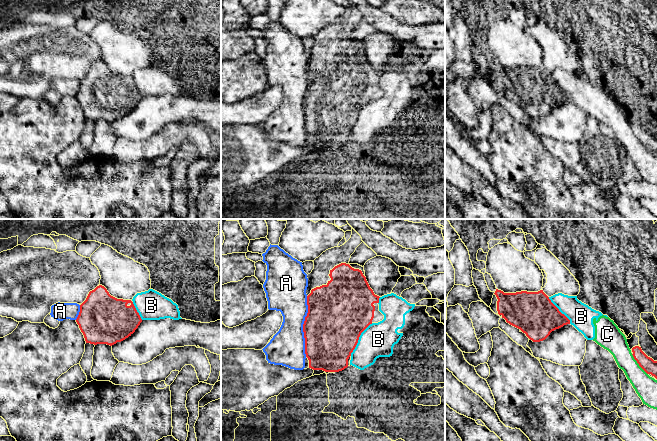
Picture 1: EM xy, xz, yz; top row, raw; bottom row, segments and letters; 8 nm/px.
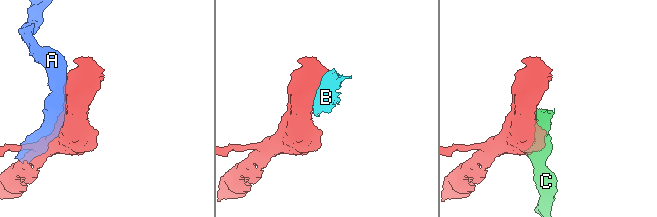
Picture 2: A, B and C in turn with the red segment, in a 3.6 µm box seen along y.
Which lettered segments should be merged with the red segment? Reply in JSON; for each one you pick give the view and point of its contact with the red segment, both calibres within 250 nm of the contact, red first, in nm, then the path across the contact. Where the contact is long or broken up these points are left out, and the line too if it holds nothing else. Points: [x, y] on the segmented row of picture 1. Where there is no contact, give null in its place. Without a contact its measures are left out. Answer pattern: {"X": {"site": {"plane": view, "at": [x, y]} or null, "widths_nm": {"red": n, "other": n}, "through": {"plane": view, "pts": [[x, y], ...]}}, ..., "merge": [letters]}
{"merge": []}

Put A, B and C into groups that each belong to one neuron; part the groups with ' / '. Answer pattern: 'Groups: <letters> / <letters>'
Groups: A / B C

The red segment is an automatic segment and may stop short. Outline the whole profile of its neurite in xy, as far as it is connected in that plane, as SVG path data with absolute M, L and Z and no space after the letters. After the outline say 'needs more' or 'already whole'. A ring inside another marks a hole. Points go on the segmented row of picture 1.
M99 285L80 305L76 322L86 343L112 346L131 336L142 319L131 300L117 299Z; already whole

